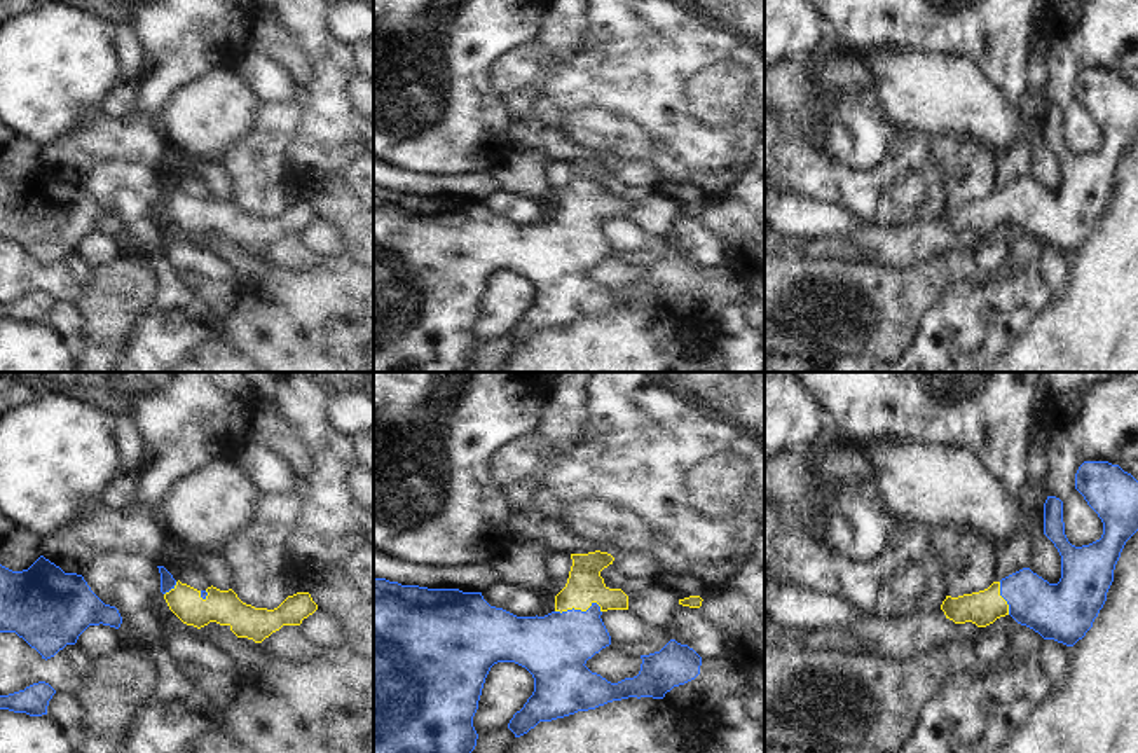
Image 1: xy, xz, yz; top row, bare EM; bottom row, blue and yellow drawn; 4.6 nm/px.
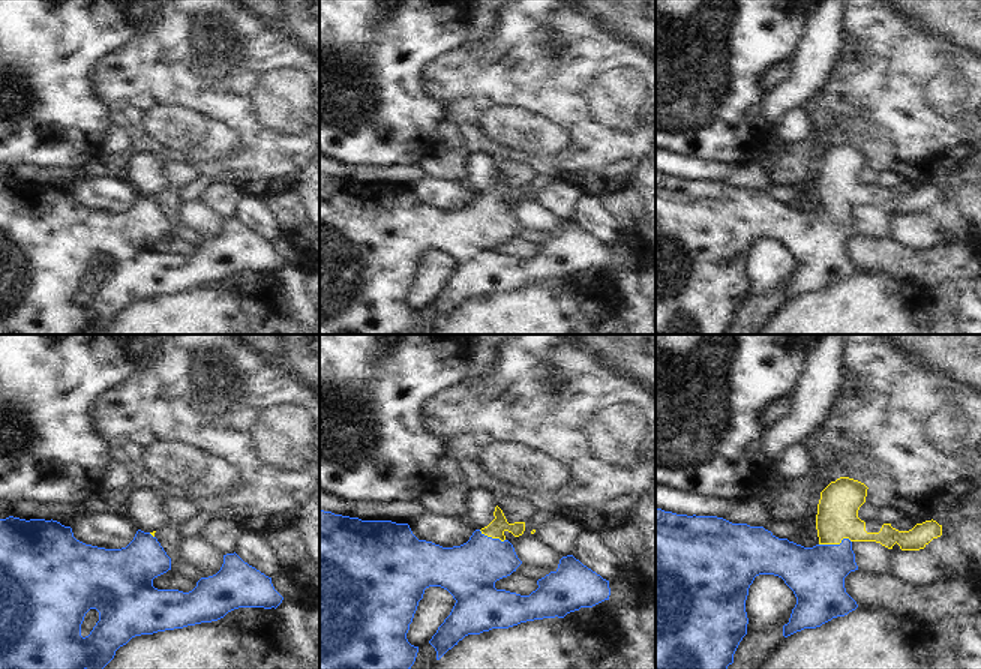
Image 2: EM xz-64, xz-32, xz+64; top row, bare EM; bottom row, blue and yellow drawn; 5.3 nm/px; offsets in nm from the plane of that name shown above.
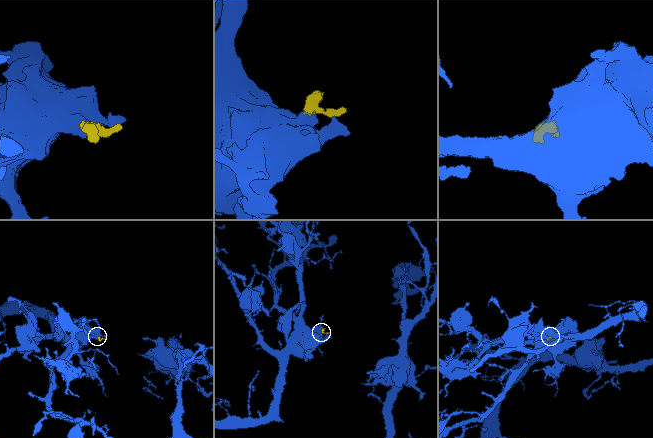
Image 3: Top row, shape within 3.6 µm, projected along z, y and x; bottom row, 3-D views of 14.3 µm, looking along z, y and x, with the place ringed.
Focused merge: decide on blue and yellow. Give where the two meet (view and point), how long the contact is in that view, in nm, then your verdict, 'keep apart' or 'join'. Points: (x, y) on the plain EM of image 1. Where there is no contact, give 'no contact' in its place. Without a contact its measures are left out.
xz (578, 219) | 220 nm | join

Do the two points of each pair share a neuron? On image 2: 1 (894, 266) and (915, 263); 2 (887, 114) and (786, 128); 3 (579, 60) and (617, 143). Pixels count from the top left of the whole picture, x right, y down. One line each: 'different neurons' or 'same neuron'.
1: same neuron
2: different neurons
3: same neuron

